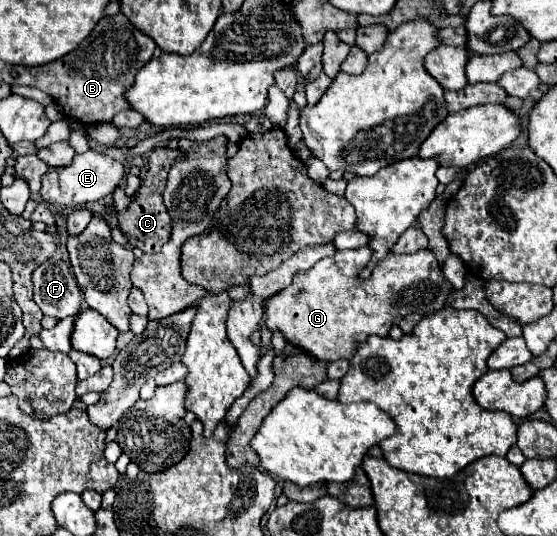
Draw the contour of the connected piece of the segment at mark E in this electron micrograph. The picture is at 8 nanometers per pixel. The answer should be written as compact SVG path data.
M88 150L84 154L76 154L70 166L50 168L46 178L42 178L40 196L46 202L74 208L110 196L122 184L122 180L124 180L124 166L116 158L96 150Z

